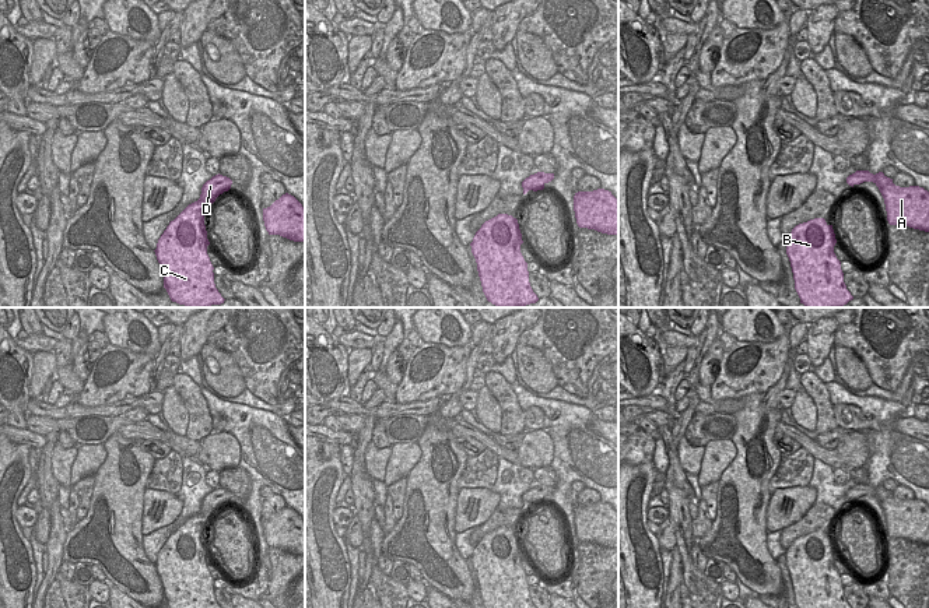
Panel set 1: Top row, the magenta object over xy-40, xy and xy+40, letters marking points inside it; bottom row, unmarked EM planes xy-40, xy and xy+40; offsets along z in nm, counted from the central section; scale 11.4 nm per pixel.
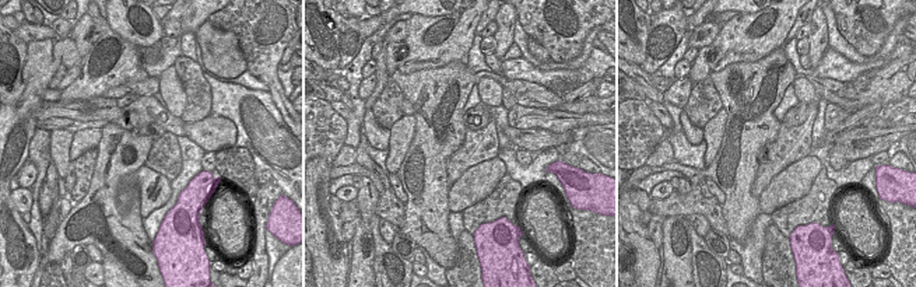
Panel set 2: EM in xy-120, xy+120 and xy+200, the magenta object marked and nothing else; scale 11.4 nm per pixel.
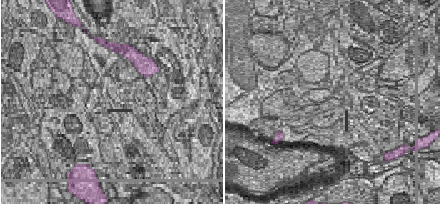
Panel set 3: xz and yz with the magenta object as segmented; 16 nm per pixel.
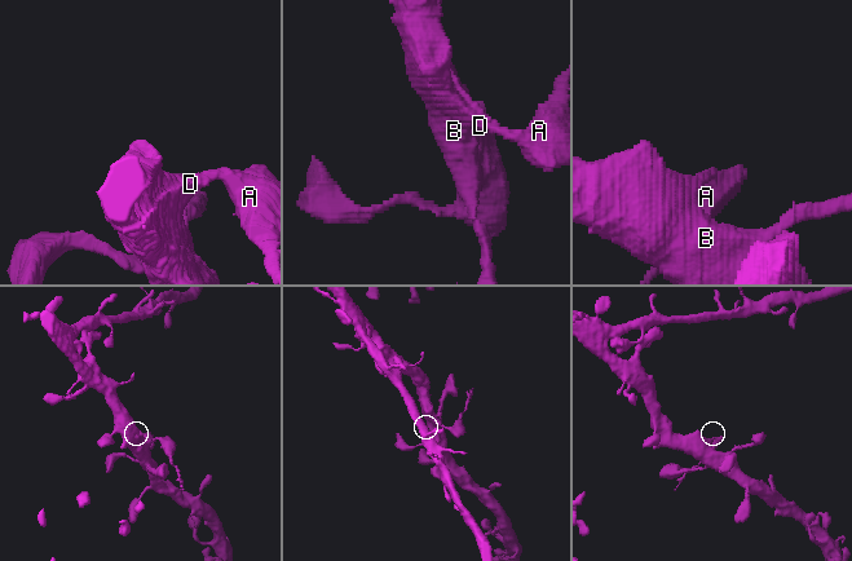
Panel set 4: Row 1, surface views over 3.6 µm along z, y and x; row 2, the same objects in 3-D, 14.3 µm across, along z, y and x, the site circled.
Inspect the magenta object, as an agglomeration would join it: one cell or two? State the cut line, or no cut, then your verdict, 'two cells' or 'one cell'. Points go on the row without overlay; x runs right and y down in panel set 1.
xy (536, 487), (544, 495) | two cells

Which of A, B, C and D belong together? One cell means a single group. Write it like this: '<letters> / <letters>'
A / B C D

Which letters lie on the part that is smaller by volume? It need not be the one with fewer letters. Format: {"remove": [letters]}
{"remove": ["A"]}

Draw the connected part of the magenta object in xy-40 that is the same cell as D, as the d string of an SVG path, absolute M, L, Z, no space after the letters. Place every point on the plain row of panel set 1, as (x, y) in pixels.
M215 488L201 500L200 512L169 535L158 552L155 569L168 608L221 608L214 597L214 580L207 567L204 528L232 493Z

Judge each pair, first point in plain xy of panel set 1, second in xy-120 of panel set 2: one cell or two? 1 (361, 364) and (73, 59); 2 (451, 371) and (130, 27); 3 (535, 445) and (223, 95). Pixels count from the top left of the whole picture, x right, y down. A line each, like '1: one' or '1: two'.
1: two
2: two
3: two

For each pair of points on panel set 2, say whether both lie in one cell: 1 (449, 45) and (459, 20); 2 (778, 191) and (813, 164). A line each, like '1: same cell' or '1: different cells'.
1: same cell
2: same cell

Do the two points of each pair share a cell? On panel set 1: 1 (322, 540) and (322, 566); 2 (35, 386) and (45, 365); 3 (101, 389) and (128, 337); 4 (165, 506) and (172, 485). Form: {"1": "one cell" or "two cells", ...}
{"1": "one cell", "2": "one cell", "3": "two cells", "4": "two cells"}

